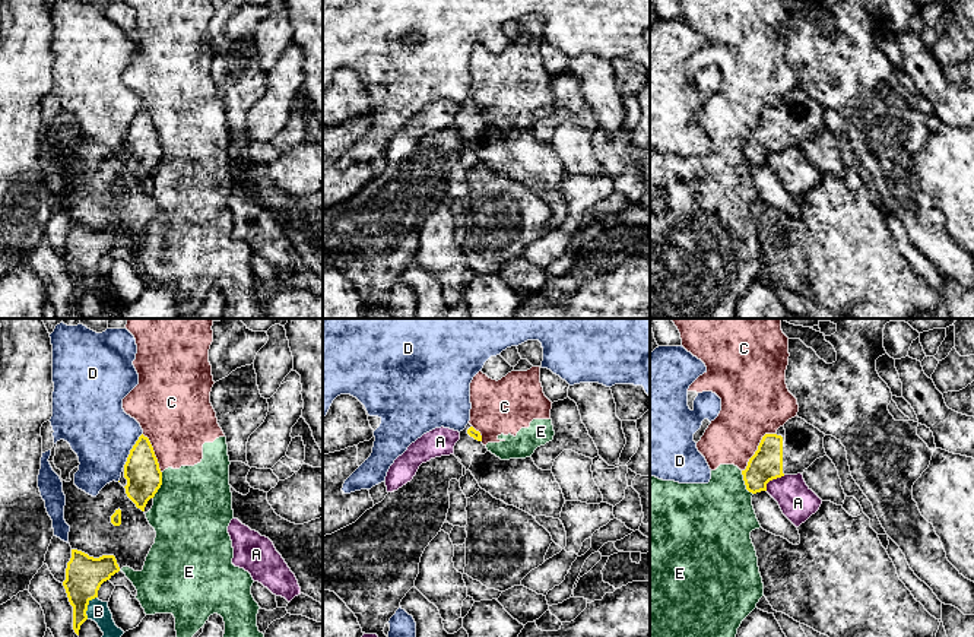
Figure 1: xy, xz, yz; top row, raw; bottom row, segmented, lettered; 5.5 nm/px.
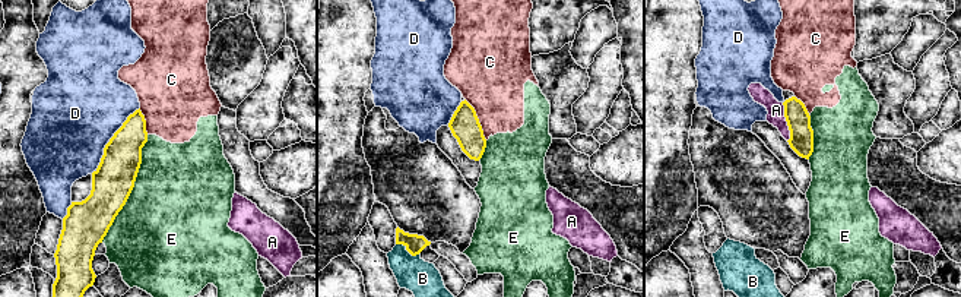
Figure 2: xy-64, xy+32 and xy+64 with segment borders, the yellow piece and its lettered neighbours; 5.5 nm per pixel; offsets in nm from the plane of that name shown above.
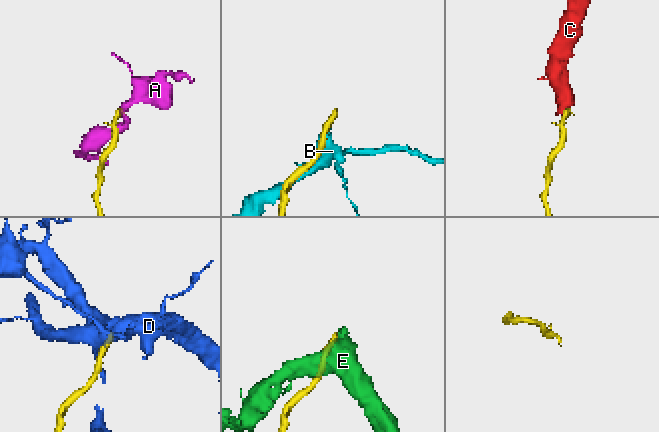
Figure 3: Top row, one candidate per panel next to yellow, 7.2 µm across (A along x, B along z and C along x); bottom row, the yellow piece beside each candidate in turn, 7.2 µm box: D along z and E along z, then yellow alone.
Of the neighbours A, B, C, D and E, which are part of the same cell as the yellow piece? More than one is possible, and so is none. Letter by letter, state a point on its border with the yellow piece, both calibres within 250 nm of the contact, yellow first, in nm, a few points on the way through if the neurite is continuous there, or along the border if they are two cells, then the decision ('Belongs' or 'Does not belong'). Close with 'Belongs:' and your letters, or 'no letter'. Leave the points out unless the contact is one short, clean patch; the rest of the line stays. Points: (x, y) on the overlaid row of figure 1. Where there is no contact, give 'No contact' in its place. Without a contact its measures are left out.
A: Touches yellow at yz (773, 478). Thickness 180 nm (yellow) against 200 nm. Boundary: yz (784, 475), (771, 479), (765, 490). Does not belong
B: Touches yellow at xy (86, 607). Thickness 200 nm (yellow) against 120 nm. Does not belong
C: Touches yellow at yz (758, 449). Thickness 180 nm (yellow) against 360 nm. Boundary: yz (774, 433), (767, 433), (762, 437), (758, 449), (742, 471). Does not belong
D: Touches yellow at xy (130, 450). Thickness 190 nm (yellow) against 360 nm. Does not belong
E: Touches yellow at xy (161, 484). Thickness 190 nm (yellow) against 440 nm. Does not belong
Belongs: no letter

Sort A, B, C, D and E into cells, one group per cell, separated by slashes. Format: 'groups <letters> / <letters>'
groups A / B / C E / D

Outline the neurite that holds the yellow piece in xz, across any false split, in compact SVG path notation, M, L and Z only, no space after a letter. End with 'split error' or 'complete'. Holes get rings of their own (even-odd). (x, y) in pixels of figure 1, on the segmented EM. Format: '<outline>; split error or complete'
M470 424L460 431L454 456L494 498L530 516L559 519L565 498L552 470L539 469L532 457L501 460L482 444Z; split error

